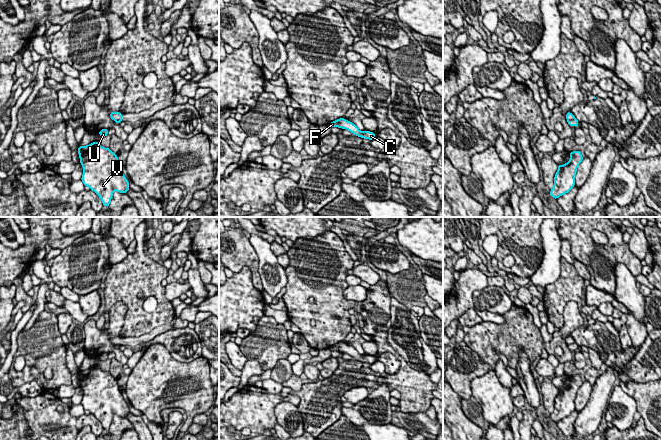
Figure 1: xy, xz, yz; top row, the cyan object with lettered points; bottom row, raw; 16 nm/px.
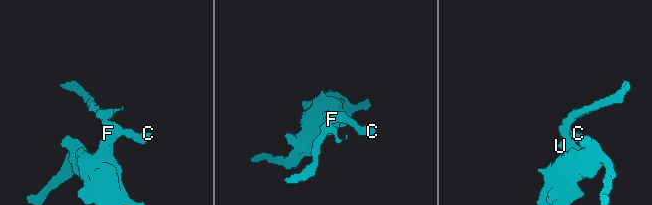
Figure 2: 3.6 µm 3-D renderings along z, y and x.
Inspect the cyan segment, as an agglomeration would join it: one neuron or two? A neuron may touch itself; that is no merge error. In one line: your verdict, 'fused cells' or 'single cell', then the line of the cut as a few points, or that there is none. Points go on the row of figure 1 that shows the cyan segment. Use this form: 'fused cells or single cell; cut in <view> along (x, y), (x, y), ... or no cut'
fused cells; cut in yz along (574, 118), (568, 121)

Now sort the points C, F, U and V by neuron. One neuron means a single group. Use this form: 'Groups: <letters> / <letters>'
Groups: C U V / F

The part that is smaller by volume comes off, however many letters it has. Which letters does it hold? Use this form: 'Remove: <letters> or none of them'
Remove: F

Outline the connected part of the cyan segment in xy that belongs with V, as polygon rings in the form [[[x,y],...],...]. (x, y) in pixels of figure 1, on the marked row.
[[[94,141],[90,145],[78,147],[80,163],[83,166],[82,182],[109,207],[113,192],[126,193],[130,187],[122,172],[117,154],[110,148],[102,147]]]

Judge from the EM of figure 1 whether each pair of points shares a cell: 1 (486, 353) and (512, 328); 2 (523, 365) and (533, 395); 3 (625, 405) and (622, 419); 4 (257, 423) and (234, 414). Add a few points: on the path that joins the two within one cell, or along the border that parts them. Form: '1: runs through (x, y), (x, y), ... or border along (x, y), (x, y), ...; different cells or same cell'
1: runs through (492, 347), (506, 334); same cell
2: runs through (524, 372), (529, 388); same cell
3: runs through (627, 408), (622, 416); same cell
4: runs through (251, 417), (248, 414), (240, 414); same cell

